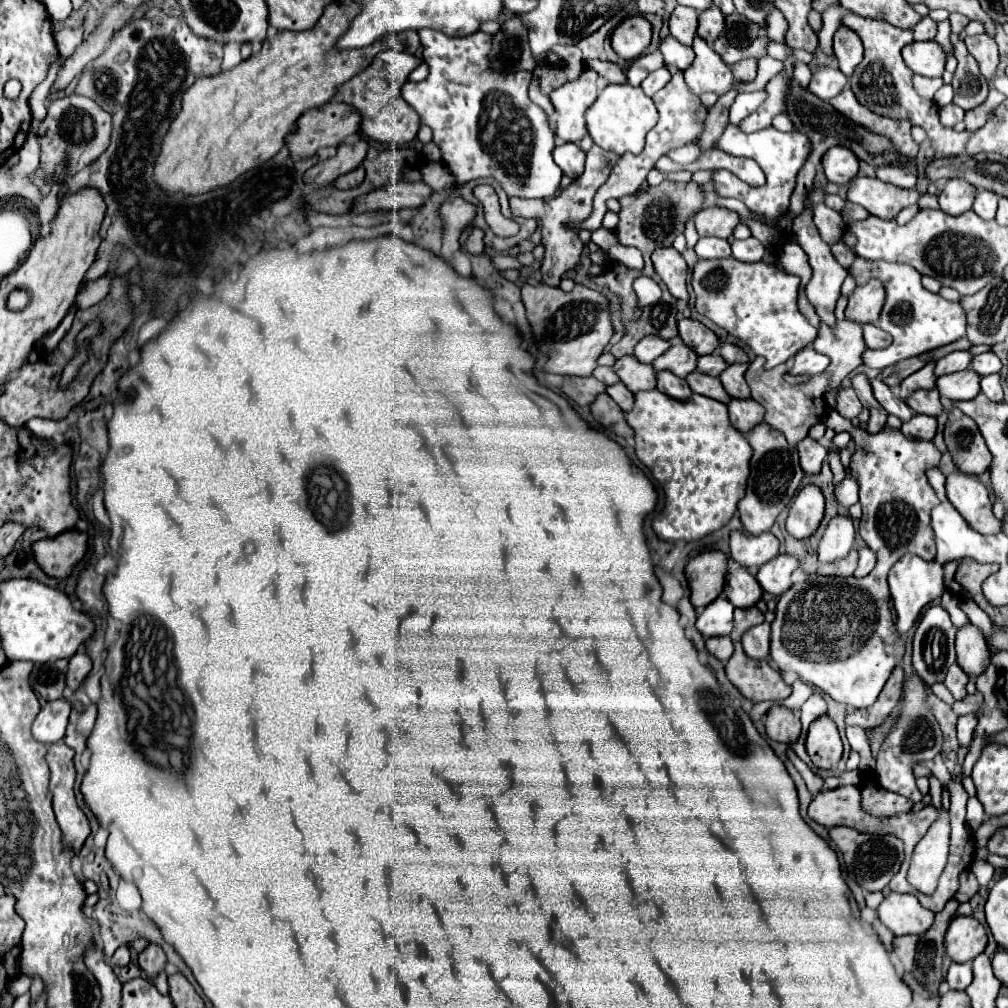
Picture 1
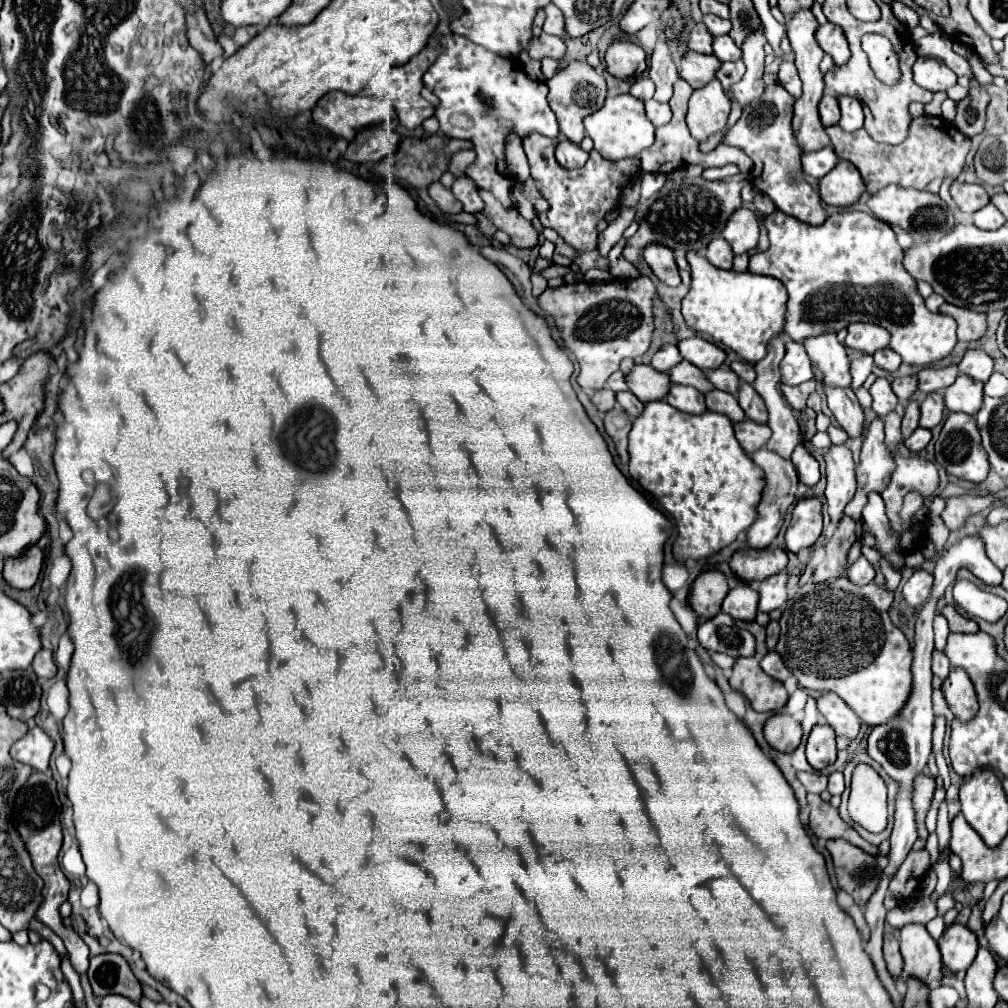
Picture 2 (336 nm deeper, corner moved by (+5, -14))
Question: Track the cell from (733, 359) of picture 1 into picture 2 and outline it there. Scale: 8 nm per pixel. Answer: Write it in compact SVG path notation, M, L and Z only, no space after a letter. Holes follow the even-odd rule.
M736 360L736 362L730 364L730 368L732 368L744 382L748 382L748 384L752 384L752 382L756 380L756 370L754 370L754 364L750 364L750 362L740 362L740 360Z

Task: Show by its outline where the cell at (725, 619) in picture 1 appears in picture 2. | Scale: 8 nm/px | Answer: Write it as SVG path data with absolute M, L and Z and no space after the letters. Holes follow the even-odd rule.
M724 612L698 626L698 642L708 652L724 652L732 658L756 654L754 636L748 630L738 628L734 618Z

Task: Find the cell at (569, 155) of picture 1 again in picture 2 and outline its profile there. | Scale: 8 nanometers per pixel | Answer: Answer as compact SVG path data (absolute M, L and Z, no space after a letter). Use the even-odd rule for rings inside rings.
M562 138L562 142L560 142L558 148L556 148L556 158L558 158L560 166L572 170L572 168L584 166L584 162L588 160L588 152L584 152L584 150L580 148L580 144Z

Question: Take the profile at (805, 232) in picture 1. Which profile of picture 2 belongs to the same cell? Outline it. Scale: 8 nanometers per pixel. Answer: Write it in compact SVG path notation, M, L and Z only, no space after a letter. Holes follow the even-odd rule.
M822 334L816 338L804 340L804 348L810 360L824 374L824 386L834 388L850 388L850 360L846 356L846 348L836 340L834 334Z

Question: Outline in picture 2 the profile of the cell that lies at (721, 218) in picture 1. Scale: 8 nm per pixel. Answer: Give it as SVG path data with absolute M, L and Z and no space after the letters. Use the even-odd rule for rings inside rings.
M740 208L726 222L722 238L726 238L734 250L734 254L744 254L758 244L760 220L750 208Z

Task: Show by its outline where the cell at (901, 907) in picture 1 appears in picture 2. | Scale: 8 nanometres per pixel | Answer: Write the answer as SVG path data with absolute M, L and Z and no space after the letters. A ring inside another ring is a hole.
M908 924L900 930L900 952L904 958L904 972L908 976L914 976L926 984L942 980L942 958L938 952L938 944L922 924Z

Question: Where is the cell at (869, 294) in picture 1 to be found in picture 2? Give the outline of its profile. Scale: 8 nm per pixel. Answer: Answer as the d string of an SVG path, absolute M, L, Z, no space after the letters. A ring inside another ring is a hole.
M856 322L856 324L848 326L848 336L846 336L844 344L852 350L874 354L876 350L886 348L890 344L890 334L888 334L888 330L884 330L876 324Z

